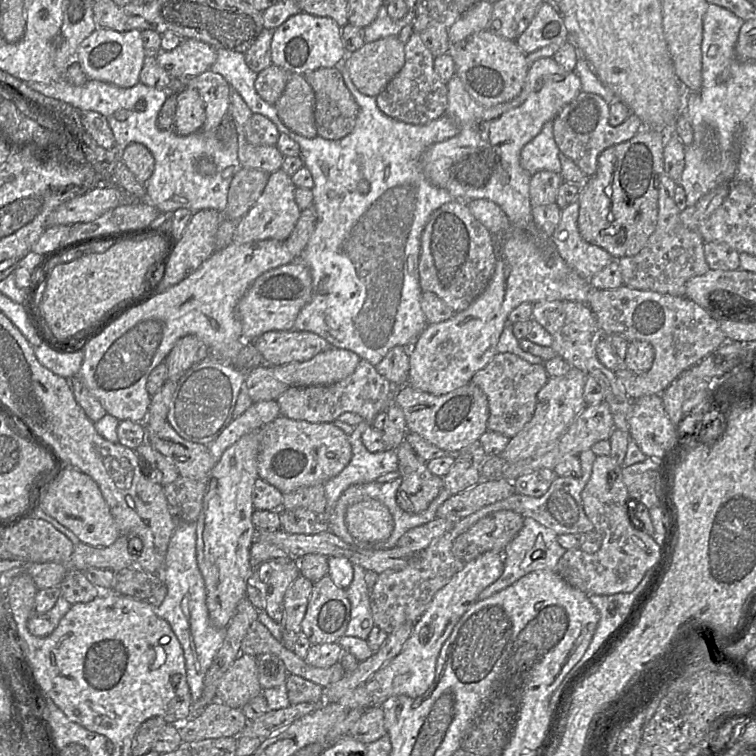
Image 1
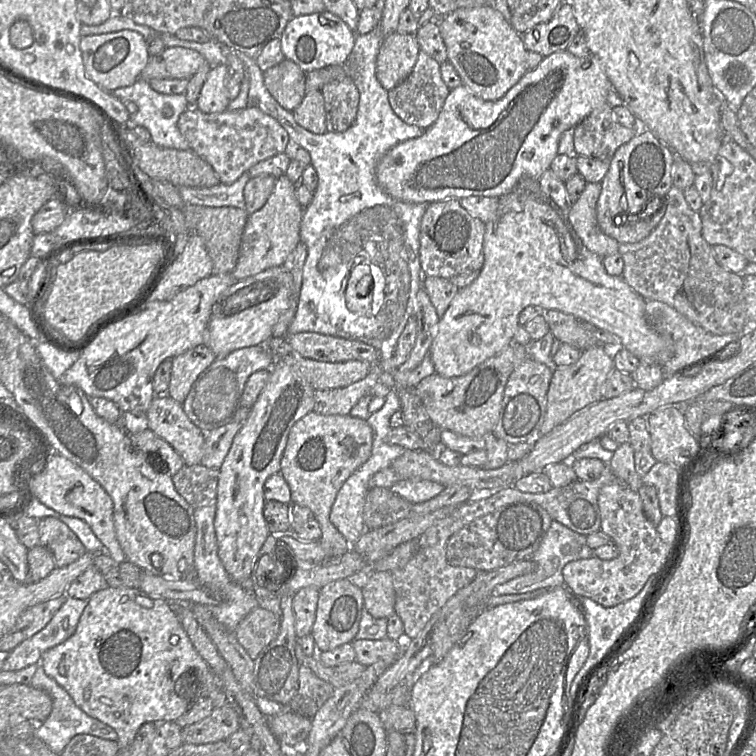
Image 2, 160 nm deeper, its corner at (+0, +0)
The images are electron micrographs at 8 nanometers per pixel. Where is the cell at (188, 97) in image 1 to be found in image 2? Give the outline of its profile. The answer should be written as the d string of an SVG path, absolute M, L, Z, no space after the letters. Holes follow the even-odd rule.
M227 64L211 67L196 101L196 108L208 114L227 110L231 102L225 88L225 79L229 74L229 70Z

